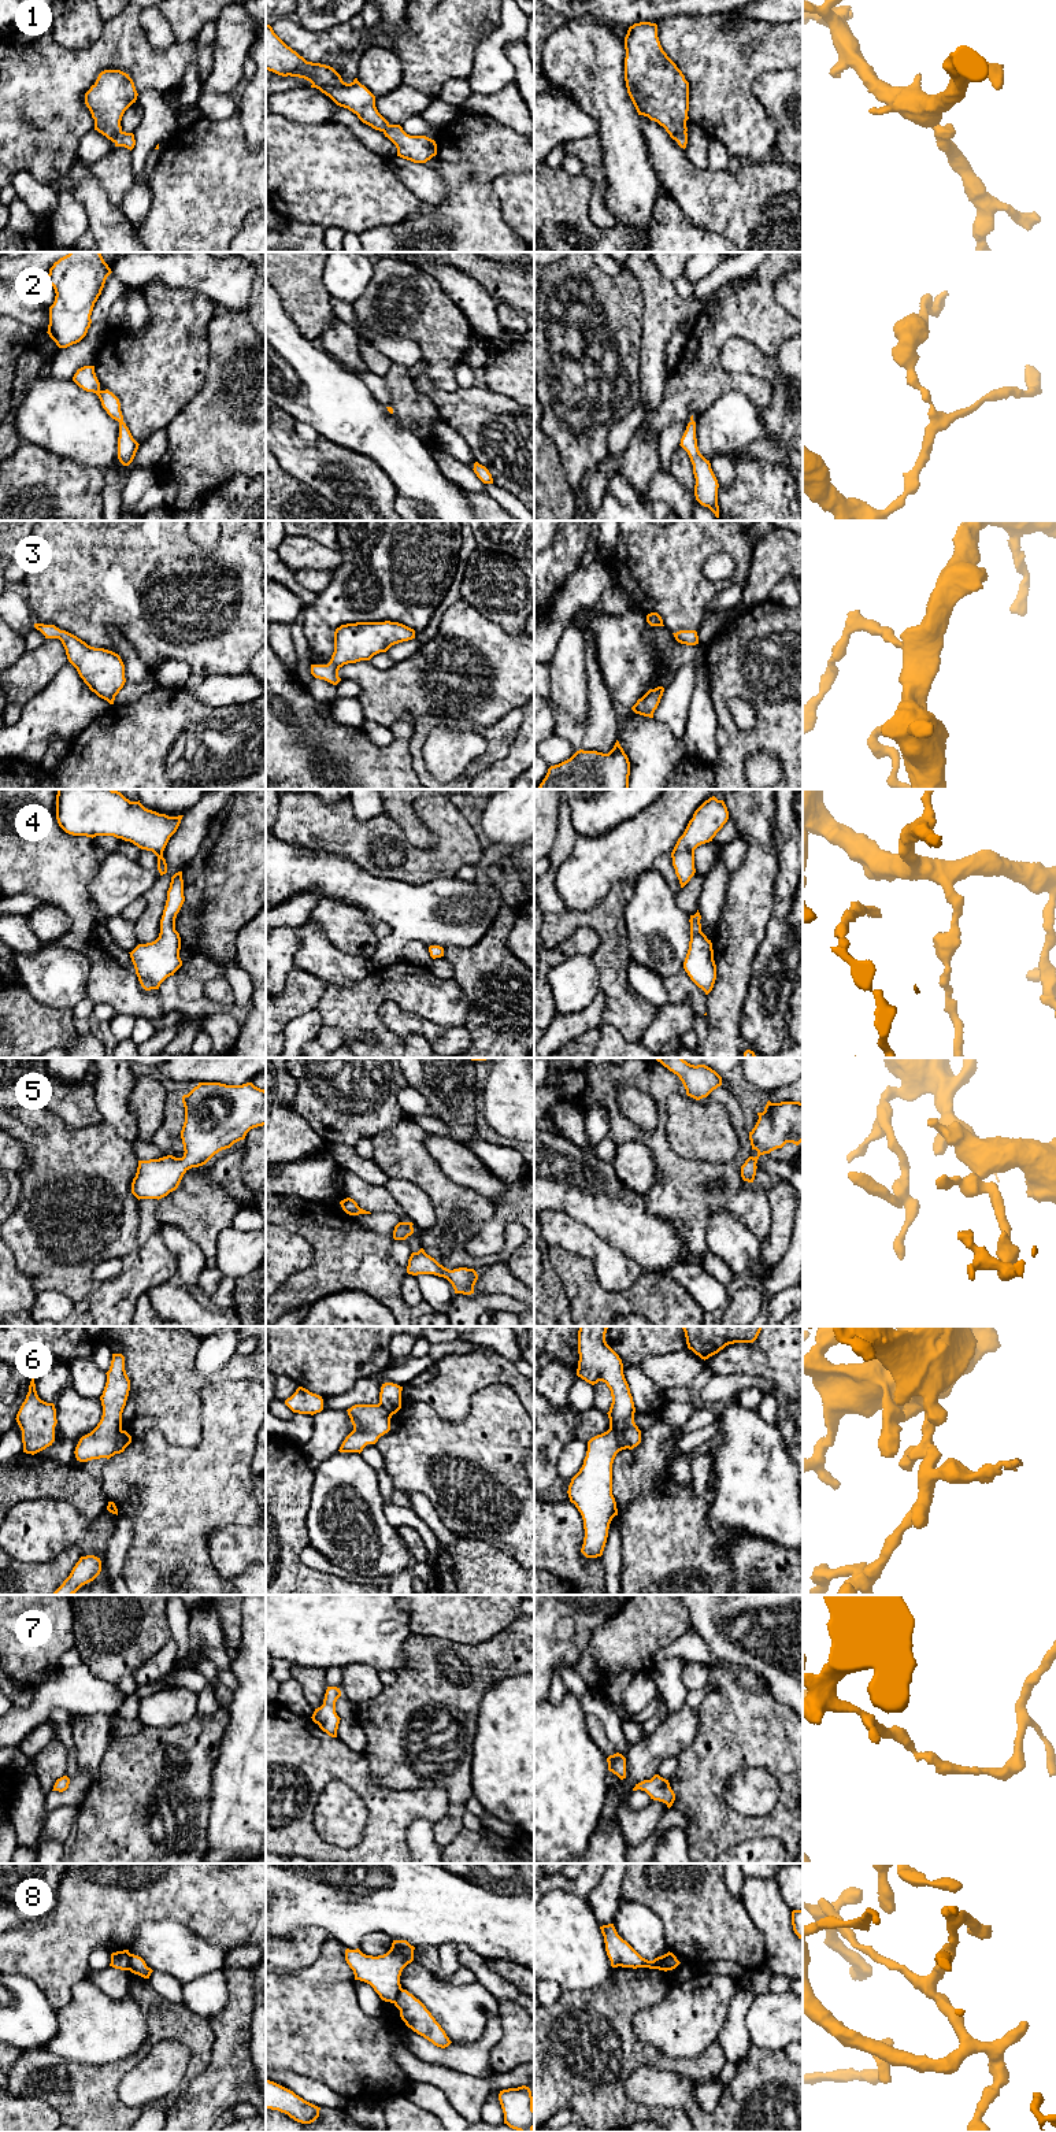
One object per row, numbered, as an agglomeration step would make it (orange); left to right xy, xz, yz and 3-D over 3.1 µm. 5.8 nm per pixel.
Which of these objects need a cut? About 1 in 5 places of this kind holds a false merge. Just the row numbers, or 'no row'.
6, 8

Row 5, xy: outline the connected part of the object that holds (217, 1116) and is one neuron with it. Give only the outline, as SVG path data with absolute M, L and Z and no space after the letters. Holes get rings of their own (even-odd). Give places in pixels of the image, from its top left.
M199 1082L182 1096L182 1103L184 1156L138 1161L131 1182L131 1193L138 1200L167 1196L189 1169L205 1165L219 1151L244 1140L251 1129L266 1125L266 1091L252 1082Z

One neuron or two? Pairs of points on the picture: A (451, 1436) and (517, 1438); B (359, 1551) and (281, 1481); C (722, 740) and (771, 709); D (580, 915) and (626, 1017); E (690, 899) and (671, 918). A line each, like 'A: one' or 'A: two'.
A: one
B: two
C: two
D: one
E: two

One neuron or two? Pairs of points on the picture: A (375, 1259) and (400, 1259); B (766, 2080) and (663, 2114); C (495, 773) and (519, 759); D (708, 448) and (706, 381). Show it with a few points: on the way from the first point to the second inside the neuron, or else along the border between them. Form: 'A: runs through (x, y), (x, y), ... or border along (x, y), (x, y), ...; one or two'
A: border along (393, 1239), (391, 1255), (406, 1270); two
B: border along (649, 2108), (682, 2108), (689, 2117); two
C: runs through (500, 773), (514, 763); one
D: border along (734, 391), (722, 393), (695, 421); two

